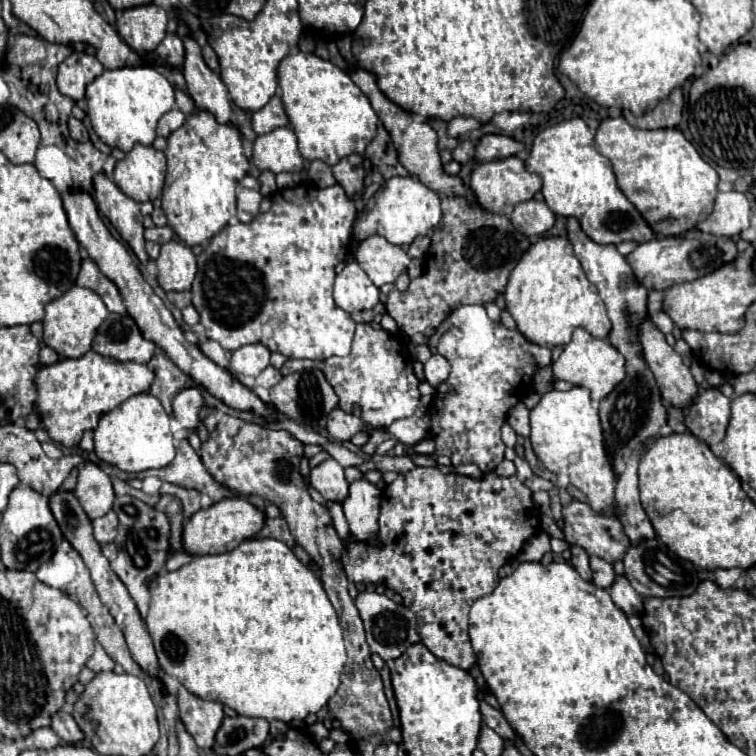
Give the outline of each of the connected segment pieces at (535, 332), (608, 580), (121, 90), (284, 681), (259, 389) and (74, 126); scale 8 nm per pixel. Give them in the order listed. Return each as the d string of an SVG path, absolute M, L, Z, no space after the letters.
M549 236L549 238L539 238L517 262L513 268L507 288L505 288L505 304L507 312L513 316L517 322L519 332L533 344L539 346L561 346L571 340L571 334L575 328L587 330L595 338L607 338L611 330L611 322L605 312L605 304L597 294L597 288L587 280L585 272L581 270L579 260L573 254L573 246L567 238L561 236Z
M591 558L591 570L593 570L593 584L603 590L607 590L617 578L613 566L601 558Z
M151 66L105 70L87 86L87 116L99 140L121 152L129 152L135 144L151 146L155 128L163 114L175 108L175 90L163 74Z
M249 538L241 542L235 550L225 552L225 554L215 554L215 556L197 556L189 564L181 566L175 572L161 570L153 580L151 580L151 604L149 604L149 614L145 618L147 630L153 638L153 646L159 658L159 666L165 674L177 678L191 694L199 696L201 700L213 700L221 702L229 708L233 708L241 716L249 718L263 718L263 720L281 720L281 722L291 722L291 720L303 720L307 714L315 714L327 705L329 698L335 694L339 688L339 678L347 660L345 654L345 640L343 640L343 630L339 626L339 619L321 582L313 572L303 566L291 548L287 548L283 542L273 540L273 538Z
M267 366L267 368L265 368L265 370L255 378L253 390L259 394L259 398L267 400L267 398L269 398L269 388L271 388L271 386L275 386L279 380L281 380L279 370L275 370L275 368Z
M69 118L67 124L69 124L69 134L71 134L73 140L77 140L77 142L85 142L87 140L87 132L83 132L83 124L79 120Z

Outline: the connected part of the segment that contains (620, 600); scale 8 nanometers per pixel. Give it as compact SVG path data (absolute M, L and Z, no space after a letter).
M619 578L611 586L609 594L613 604L627 616L643 616L643 598L637 596L637 592L631 588L631 584L625 578Z

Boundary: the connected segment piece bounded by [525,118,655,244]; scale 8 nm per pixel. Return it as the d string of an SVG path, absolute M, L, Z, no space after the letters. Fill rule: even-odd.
M571 118L539 132L525 160L525 170L541 176L541 192L549 210L565 218L577 218L581 230L593 242L619 244L623 240L633 240L641 244L655 238L641 214L615 186L611 164L595 150L593 134L581 118Z

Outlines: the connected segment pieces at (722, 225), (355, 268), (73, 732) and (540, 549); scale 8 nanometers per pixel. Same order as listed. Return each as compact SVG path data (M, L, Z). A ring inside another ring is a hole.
M719 192L715 200L715 210L707 220L697 224L701 232L709 232L715 236L739 236L749 228L751 208L741 192Z
M347 262L345 268L335 276L333 298L339 308L353 314L373 308L379 302L379 290L373 286L357 262Z
M57 712L51 718L51 730L65 742L65 744L75 744L83 740L83 732L77 728L75 720L67 712Z
M539 532L523 546L523 550L519 554L519 562L539 562L543 558L543 554L549 550L551 548L549 548L547 532Z

